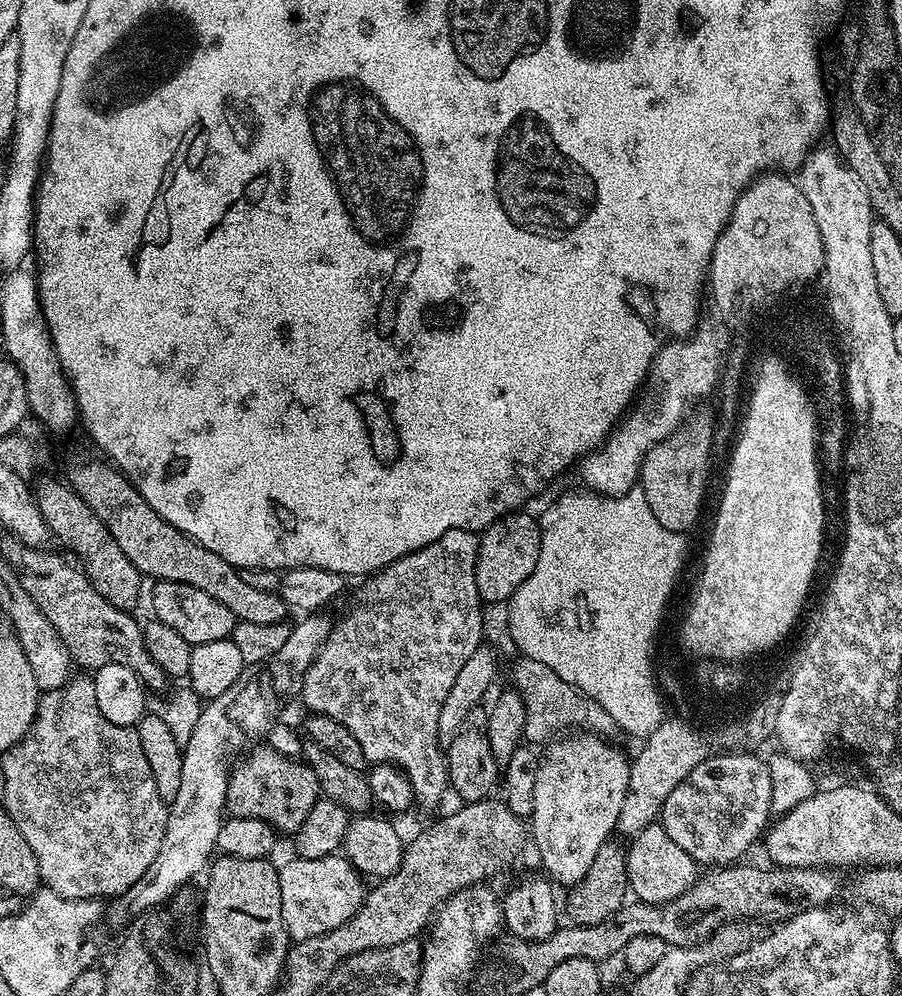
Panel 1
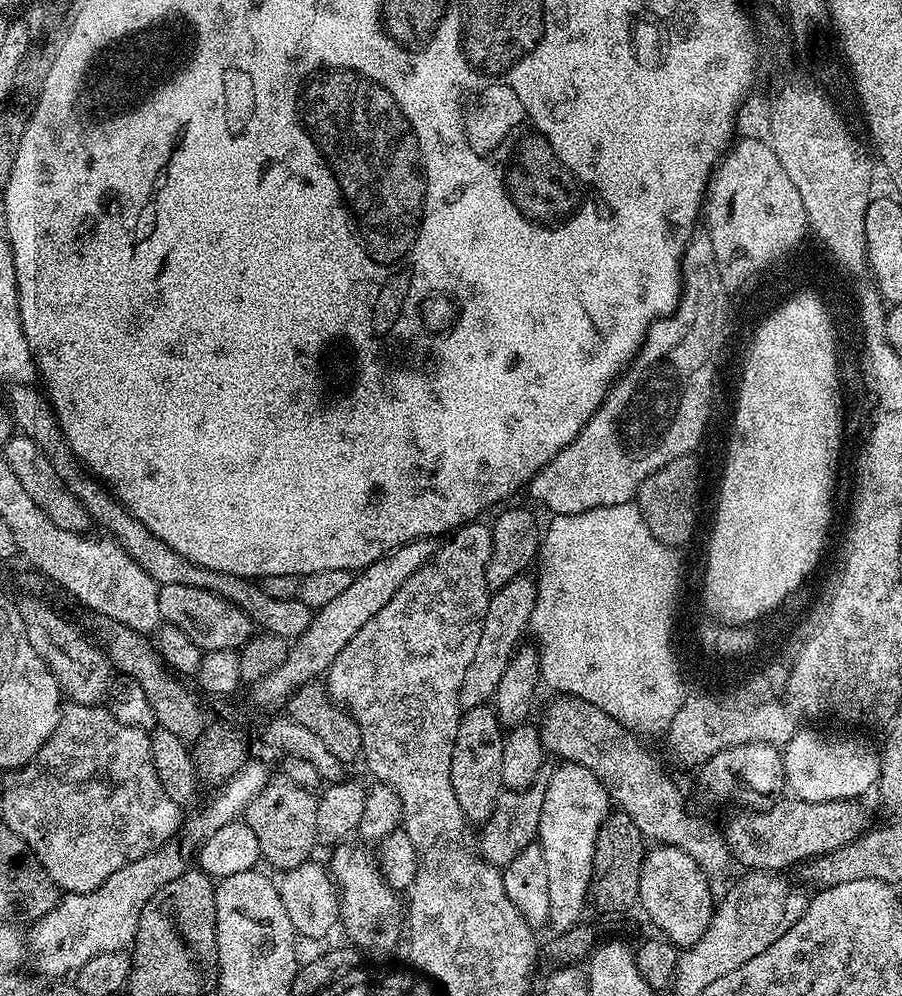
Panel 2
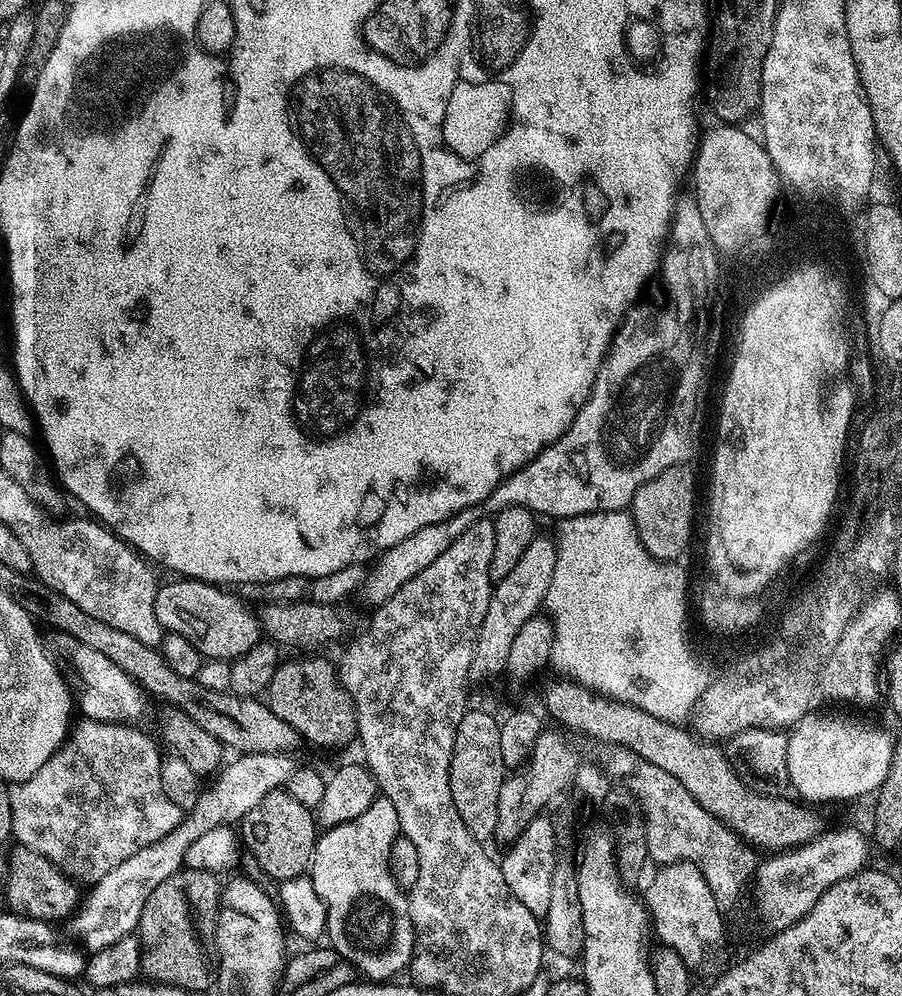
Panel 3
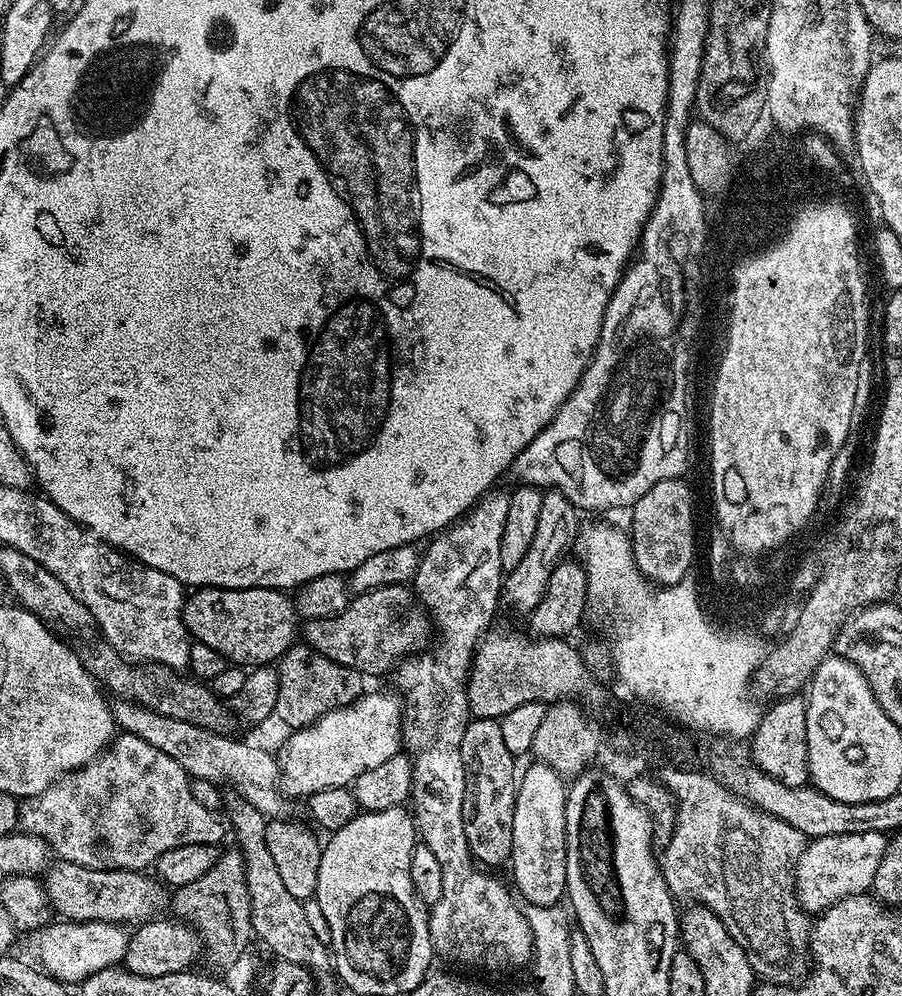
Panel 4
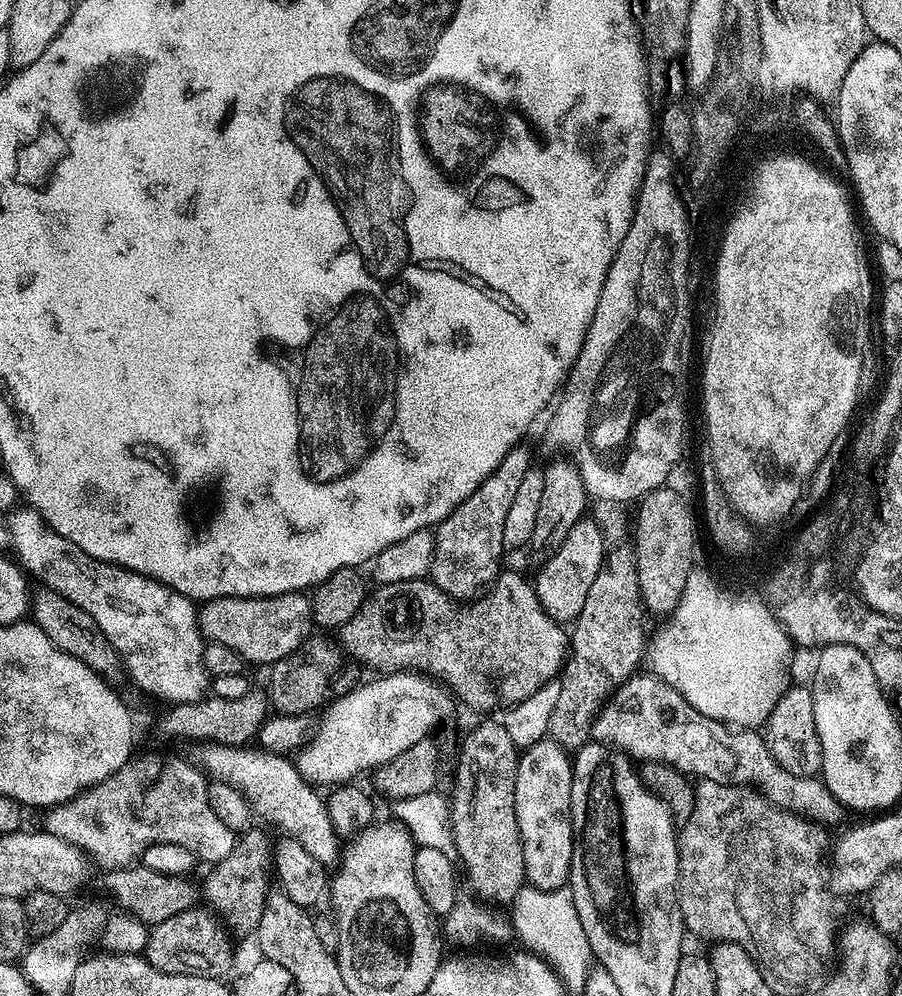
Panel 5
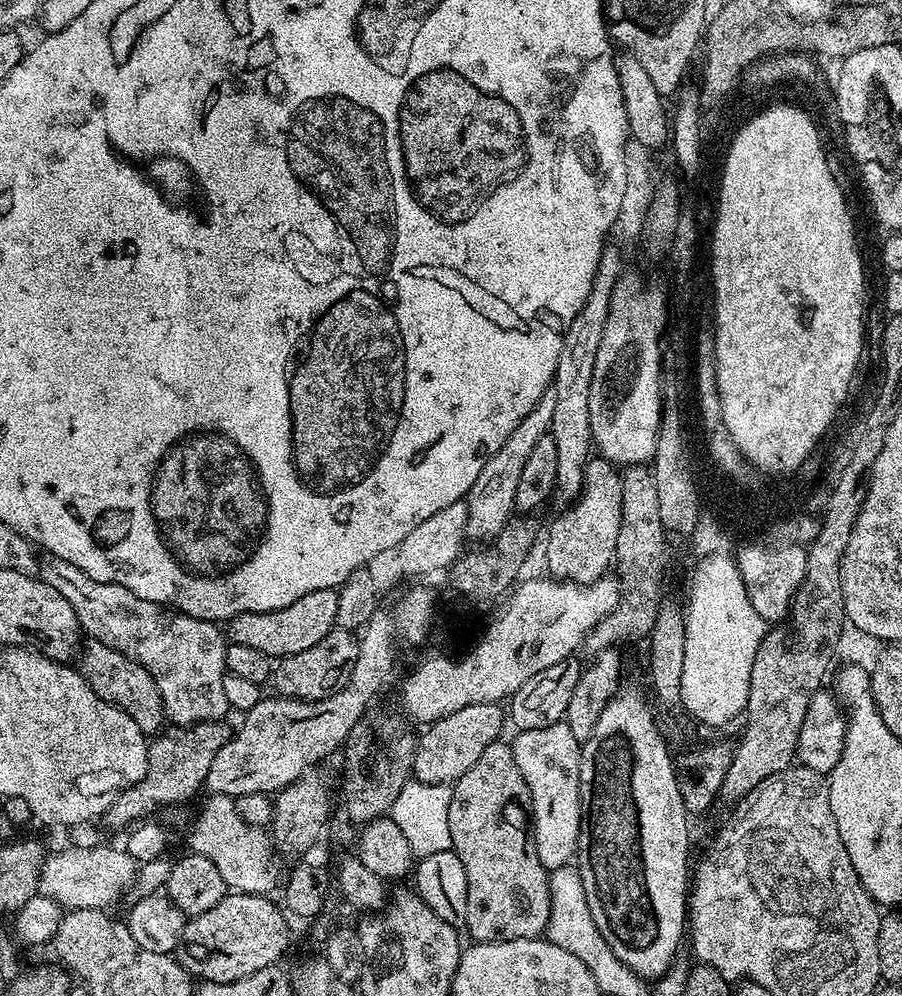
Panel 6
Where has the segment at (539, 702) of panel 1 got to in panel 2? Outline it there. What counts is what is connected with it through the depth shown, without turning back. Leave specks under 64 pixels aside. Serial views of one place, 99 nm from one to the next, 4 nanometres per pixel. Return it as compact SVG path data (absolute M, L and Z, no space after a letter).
M568 696L566 702L568 708L560 708L558 701L550 701L544 717L538 720L545 753L552 755L553 752L561 761L590 769L603 782L609 801L634 818L634 826L638 826L645 841L686 850L686 854L709 874L720 872L730 864L728 844L723 835L684 809L684 796L679 786L656 765L655 758L646 749L640 748L641 737L637 733L590 702L576 696Z

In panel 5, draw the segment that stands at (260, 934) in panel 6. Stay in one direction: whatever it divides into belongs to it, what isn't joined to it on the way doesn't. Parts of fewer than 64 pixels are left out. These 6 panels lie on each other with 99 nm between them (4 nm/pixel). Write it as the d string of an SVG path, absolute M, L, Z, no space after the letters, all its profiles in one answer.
M203 907L182 910L182 914L174 914L174 918L166 918L161 924L153 925L148 935L148 944L142 953L144 959L170 974L227 977L227 972L232 968L232 940L228 937L229 929L224 929L211 916L213 913Z

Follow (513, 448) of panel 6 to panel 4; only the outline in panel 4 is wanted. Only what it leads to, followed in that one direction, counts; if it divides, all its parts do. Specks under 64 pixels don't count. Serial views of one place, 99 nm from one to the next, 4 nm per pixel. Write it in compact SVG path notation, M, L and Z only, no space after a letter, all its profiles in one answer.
M489 491L488 495L477 502L475 508L439 533L427 545L428 549L423 549L416 571L414 591L420 603L428 609L434 625L434 643L430 650L407 657L397 665L395 687L403 695L408 694L408 698L406 696L404 700L402 732L407 737L406 752L412 762L410 808L414 813L416 831L422 843L434 850L438 857L438 866L442 866L442 898L431 905L428 914L433 953L439 959L441 956L460 968L477 968L480 972L516 972L519 968L527 969L532 963L532 935L524 917L524 908L507 883L504 885L502 881L495 880L491 871L485 870L472 859L472 851L466 842L466 826L462 822L462 798L466 790L462 734L466 734L470 719L466 681L472 667L472 657L476 655L476 647L480 645L485 632L493 627L492 619L496 616L496 607L501 607L502 585L506 575L500 547L506 514L510 510L510 495L507 491L496 491Z

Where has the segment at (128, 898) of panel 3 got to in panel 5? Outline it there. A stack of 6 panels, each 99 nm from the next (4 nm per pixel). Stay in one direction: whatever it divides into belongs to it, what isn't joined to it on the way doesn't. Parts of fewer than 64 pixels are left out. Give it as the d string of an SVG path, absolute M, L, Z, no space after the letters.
M409 670L380 674L375 678L377 680L372 680L369 684L361 683L353 688L327 709L329 712L320 726L320 733L315 733L311 743L303 747L294 760L305 780L316 786L339 786L356 778L366 768L374 770L382 764L389 764L394 758L398 758L398 754L410 750L414 742L429 739L433 735L432 731L452 712L449 689L439 679L428 674Z

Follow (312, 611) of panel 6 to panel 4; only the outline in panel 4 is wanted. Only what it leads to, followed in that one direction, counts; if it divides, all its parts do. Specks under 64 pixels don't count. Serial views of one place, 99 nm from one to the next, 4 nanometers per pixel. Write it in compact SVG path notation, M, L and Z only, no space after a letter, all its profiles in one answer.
M197 588L185 599L184 625L197 644L218 650L236 666L275 665L298 640L298 613L287 591L279 588Z

